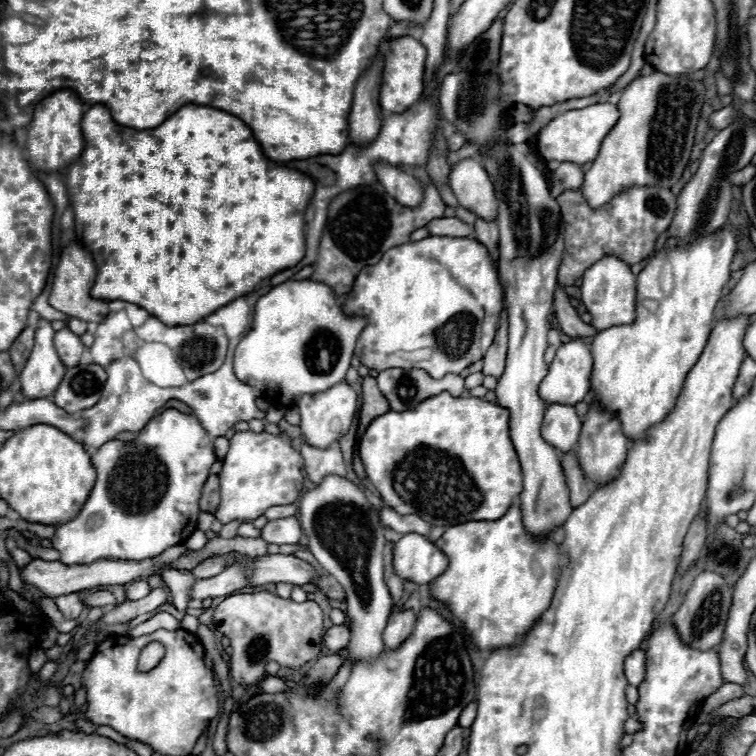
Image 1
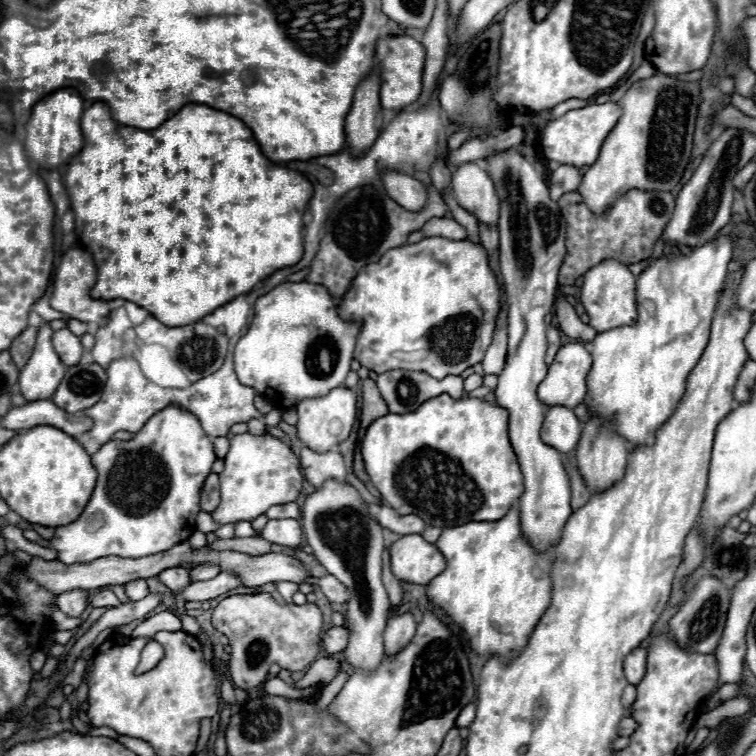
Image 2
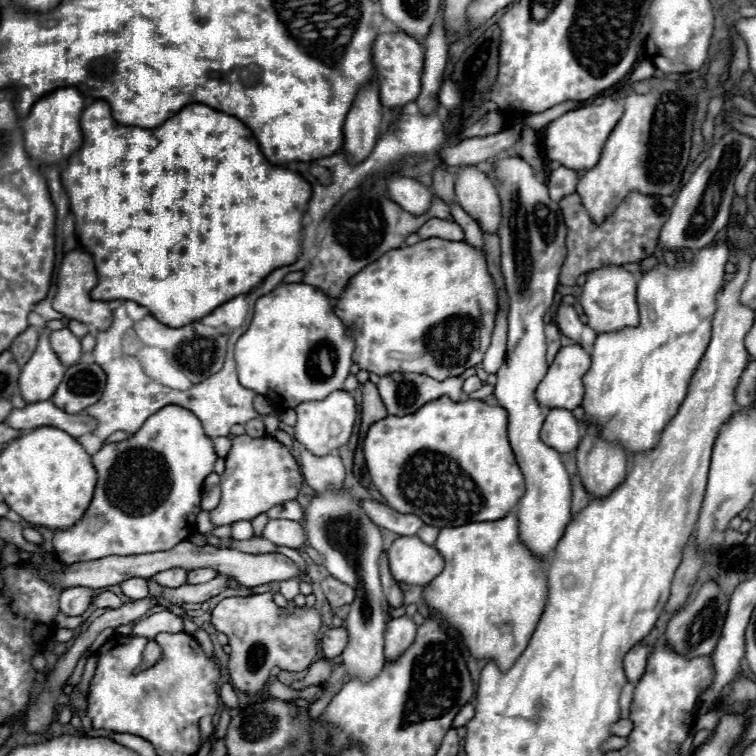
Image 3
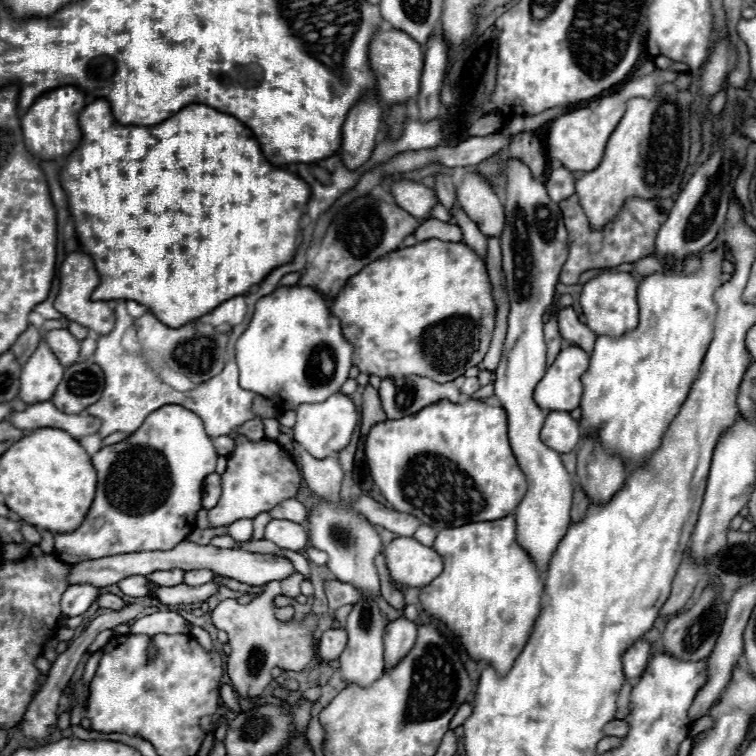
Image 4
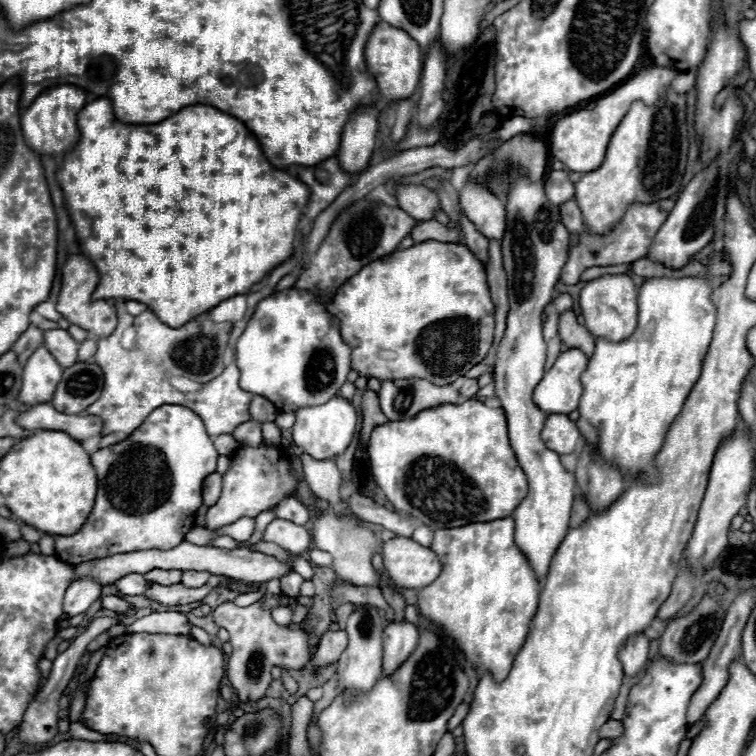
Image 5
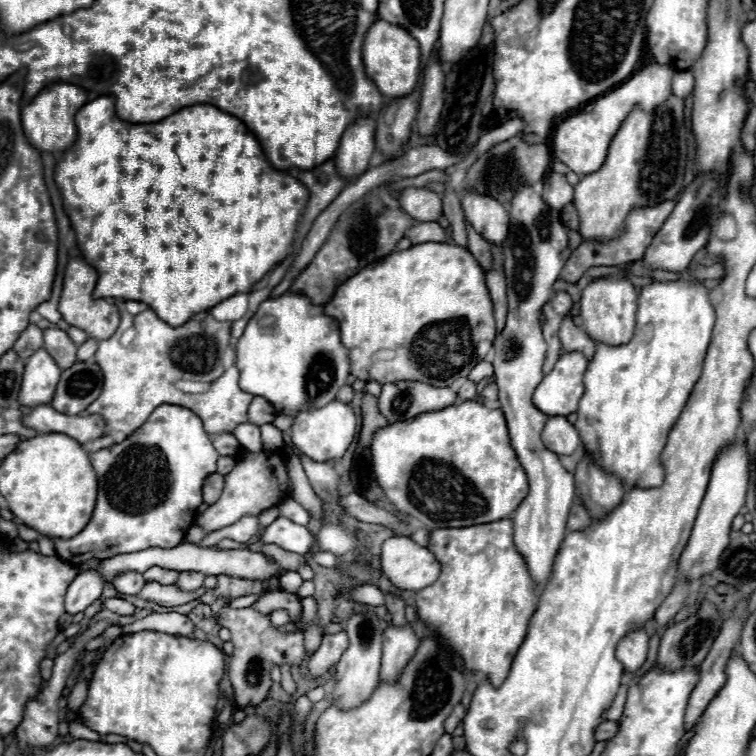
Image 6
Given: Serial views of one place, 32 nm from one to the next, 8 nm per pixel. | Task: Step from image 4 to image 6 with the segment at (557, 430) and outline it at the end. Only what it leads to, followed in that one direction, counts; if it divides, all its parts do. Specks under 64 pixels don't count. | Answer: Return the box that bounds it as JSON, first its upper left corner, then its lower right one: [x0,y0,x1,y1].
[542,416,580,456]

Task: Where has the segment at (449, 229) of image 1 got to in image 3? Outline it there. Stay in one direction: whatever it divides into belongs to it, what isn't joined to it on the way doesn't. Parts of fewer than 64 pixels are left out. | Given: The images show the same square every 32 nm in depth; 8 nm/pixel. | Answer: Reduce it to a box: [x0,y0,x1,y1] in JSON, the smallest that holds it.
[418,218,464,240]

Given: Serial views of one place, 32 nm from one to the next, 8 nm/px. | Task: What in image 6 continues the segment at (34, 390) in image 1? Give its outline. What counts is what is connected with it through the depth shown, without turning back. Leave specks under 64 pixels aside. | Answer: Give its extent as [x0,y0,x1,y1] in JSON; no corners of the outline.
[18,348,62,406]

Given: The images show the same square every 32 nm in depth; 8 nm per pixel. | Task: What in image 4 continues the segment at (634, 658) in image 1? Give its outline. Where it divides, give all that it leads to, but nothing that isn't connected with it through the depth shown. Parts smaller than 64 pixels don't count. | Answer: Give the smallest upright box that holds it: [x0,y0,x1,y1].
[622,638,650,680]

